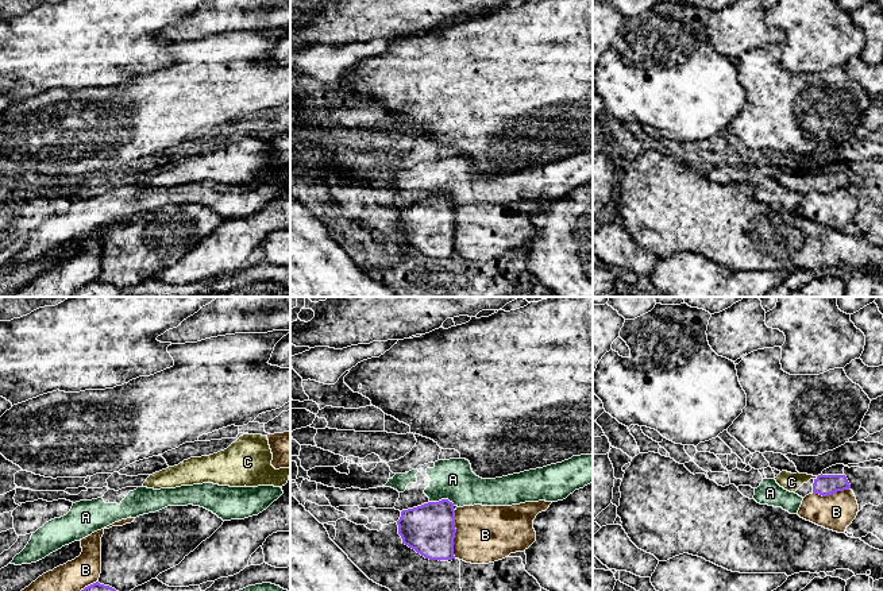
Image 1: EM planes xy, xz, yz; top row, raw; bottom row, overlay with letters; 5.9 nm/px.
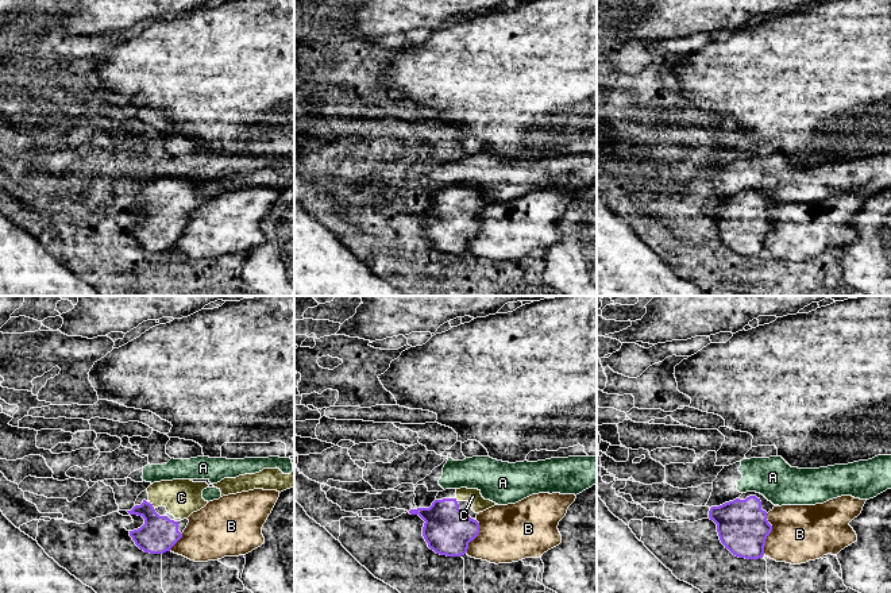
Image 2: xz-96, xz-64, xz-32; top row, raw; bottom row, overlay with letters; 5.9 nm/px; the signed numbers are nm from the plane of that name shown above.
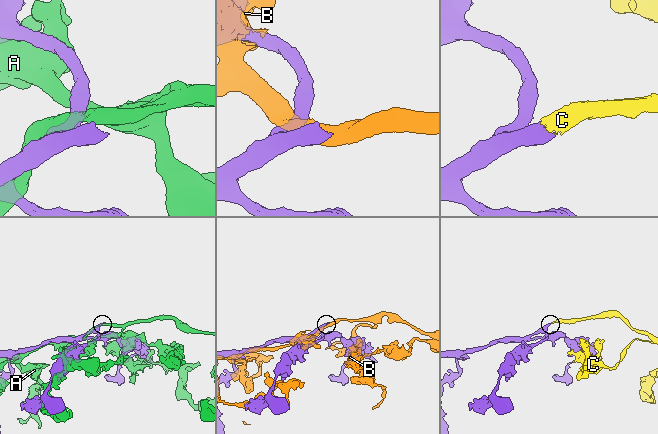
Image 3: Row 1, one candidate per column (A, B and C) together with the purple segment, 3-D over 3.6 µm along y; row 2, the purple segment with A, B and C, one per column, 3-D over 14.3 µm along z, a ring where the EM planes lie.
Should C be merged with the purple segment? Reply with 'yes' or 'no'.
yes

